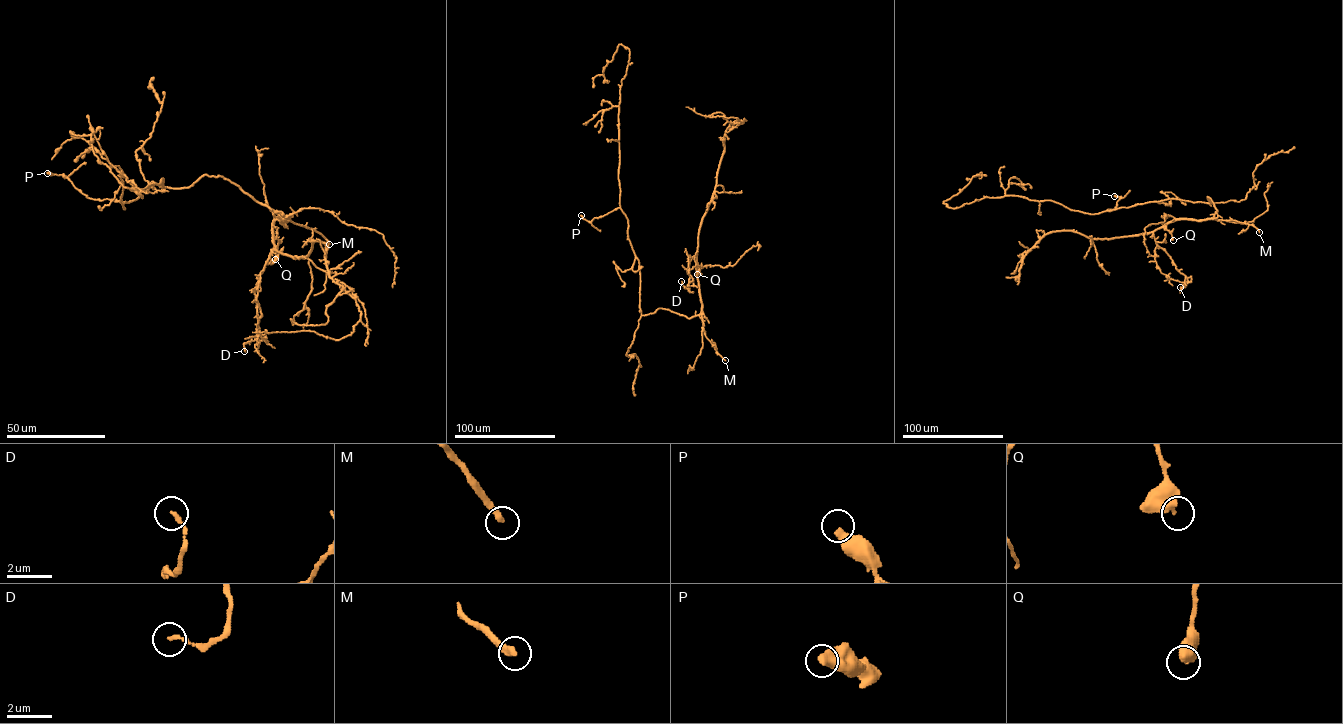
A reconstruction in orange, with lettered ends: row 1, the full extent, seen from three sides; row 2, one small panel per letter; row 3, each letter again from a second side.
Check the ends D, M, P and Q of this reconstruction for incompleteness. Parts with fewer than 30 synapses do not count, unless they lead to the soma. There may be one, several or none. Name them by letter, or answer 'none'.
M

